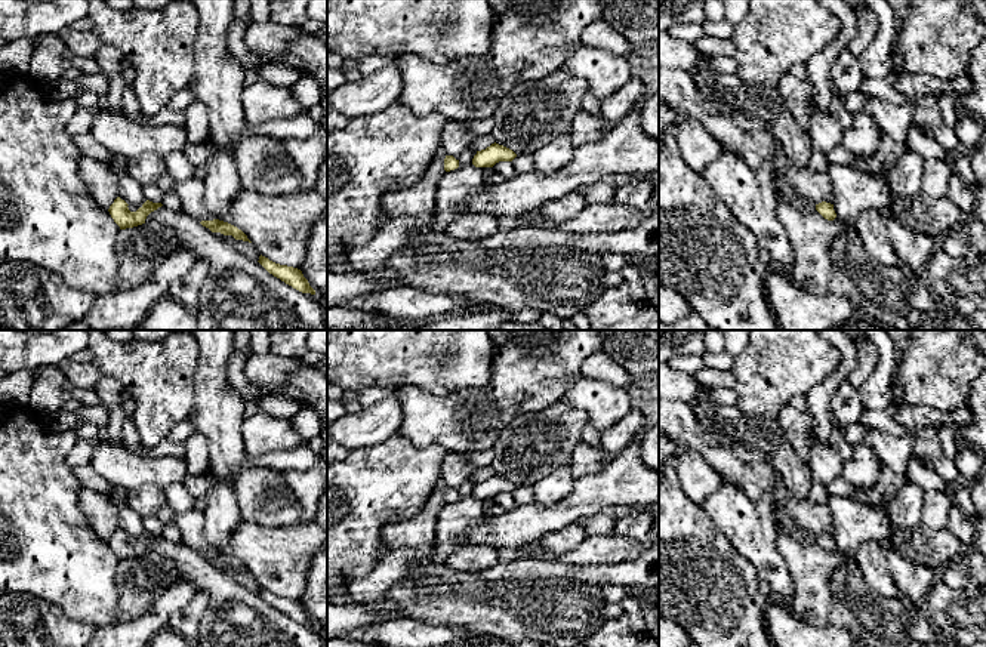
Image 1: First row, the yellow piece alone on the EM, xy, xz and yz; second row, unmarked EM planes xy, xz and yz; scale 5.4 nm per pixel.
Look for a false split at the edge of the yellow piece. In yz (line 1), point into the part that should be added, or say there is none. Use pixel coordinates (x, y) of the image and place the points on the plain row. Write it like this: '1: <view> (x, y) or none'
1: none

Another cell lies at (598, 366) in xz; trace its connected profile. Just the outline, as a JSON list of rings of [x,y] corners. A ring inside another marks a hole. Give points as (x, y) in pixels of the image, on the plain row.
[[[603,351],[592,354],[580,366],[580,376],[604,381],[617,388],[629,389],[632,385],[632,376],[629,372],[619,363],[610,360]]]

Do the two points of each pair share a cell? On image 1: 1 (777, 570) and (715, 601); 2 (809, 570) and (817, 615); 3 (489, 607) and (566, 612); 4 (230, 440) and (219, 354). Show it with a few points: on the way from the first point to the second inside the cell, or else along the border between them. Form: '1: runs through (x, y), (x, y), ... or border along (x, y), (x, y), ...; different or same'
1: border along (738, 552), (752, 566), (760, 581); different
2: runs through (812, 581), (812, 604); same
3: runs through (508, 610), (547, 610); same
4: runs through (219, 419), (215, 400), (215, 375); same

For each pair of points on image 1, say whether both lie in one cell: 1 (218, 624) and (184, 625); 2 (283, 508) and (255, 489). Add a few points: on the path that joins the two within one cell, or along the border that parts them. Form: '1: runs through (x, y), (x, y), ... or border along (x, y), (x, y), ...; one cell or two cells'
1: border along (200, 589), (208, 595), (208, 610), (197, 631); two cells
2: runs through (276, 505), (262, 496); one cell

